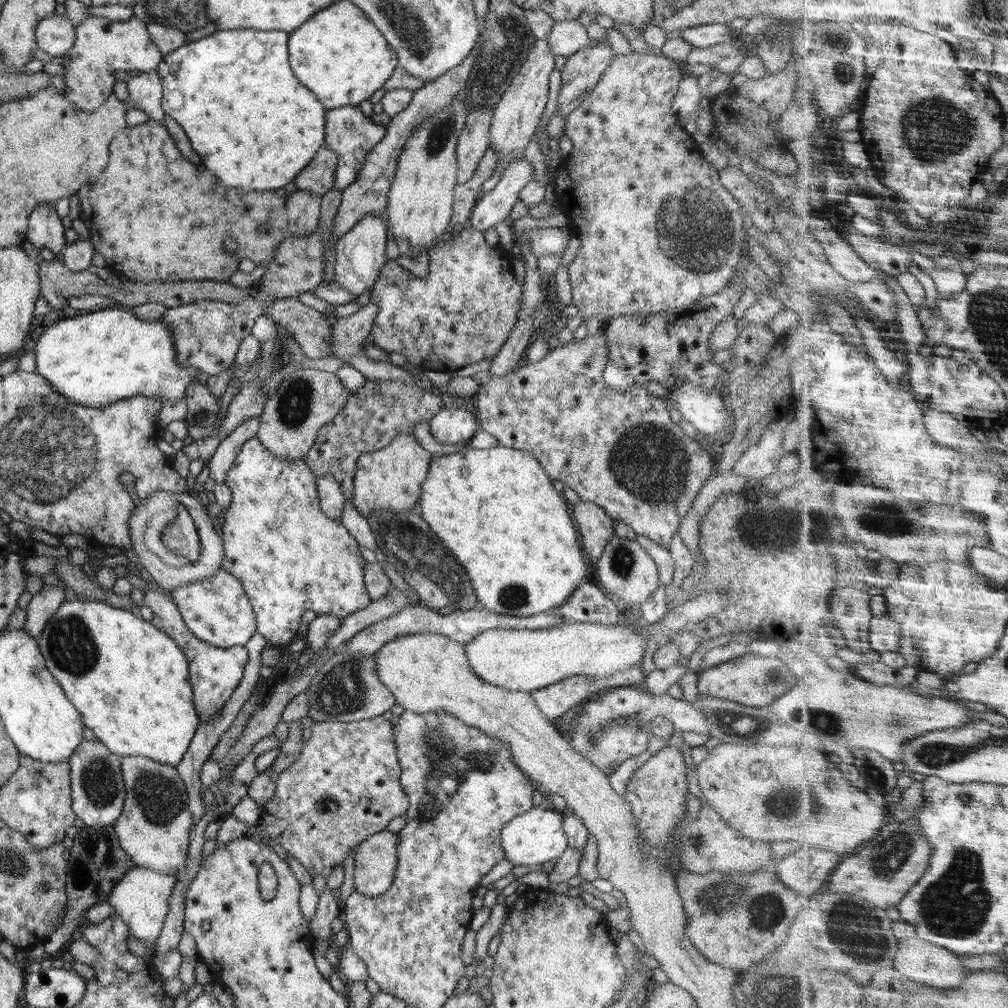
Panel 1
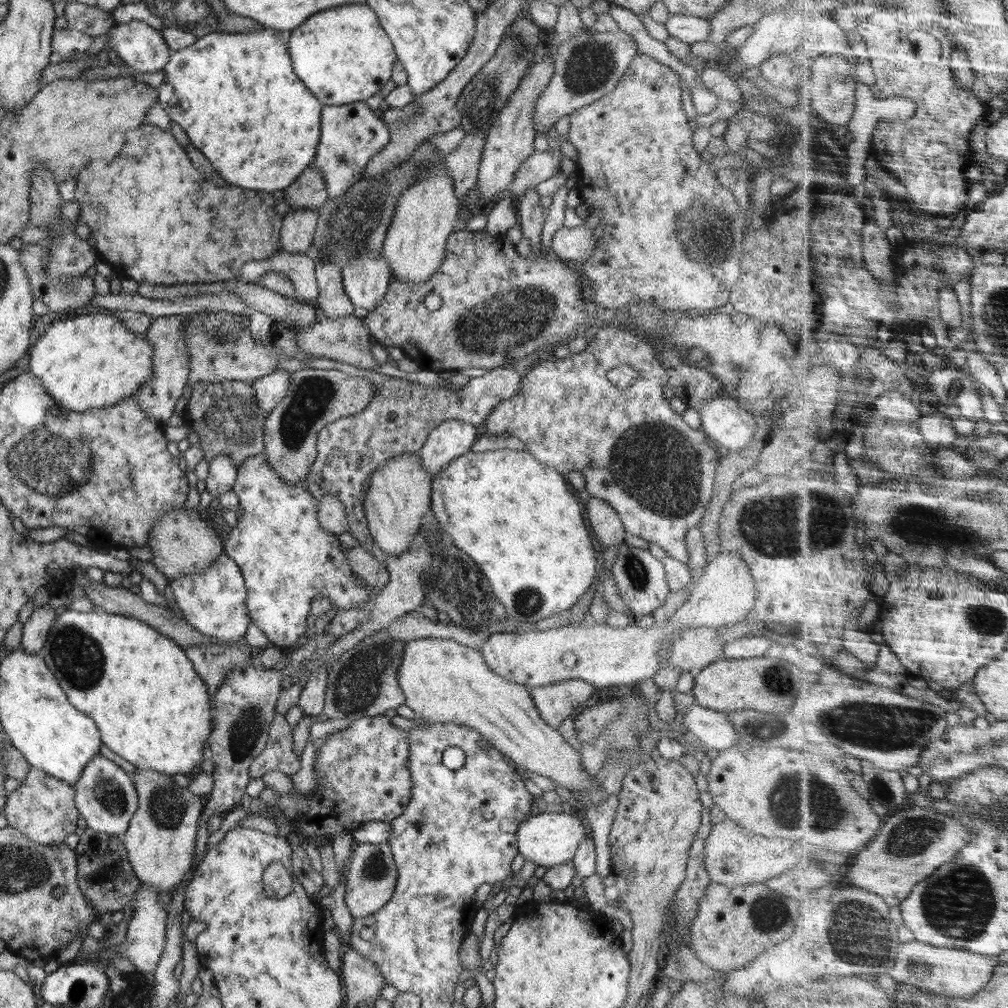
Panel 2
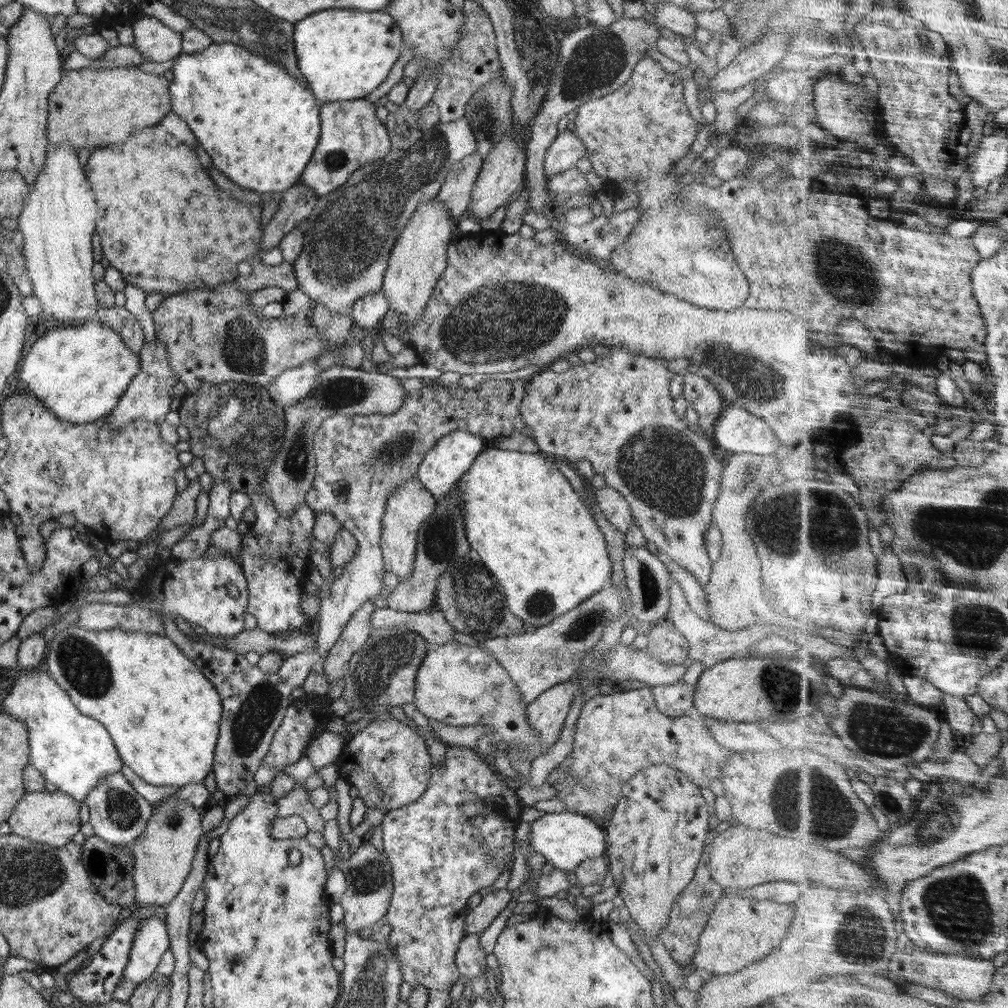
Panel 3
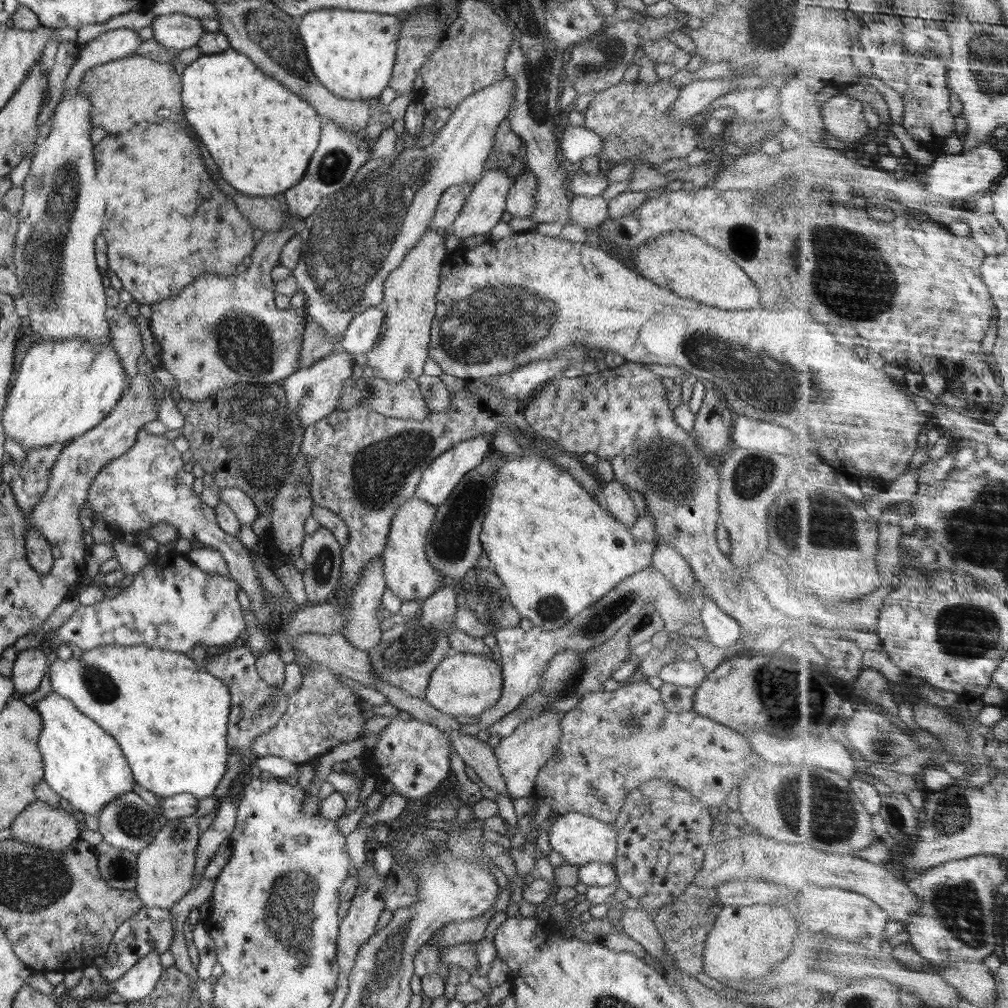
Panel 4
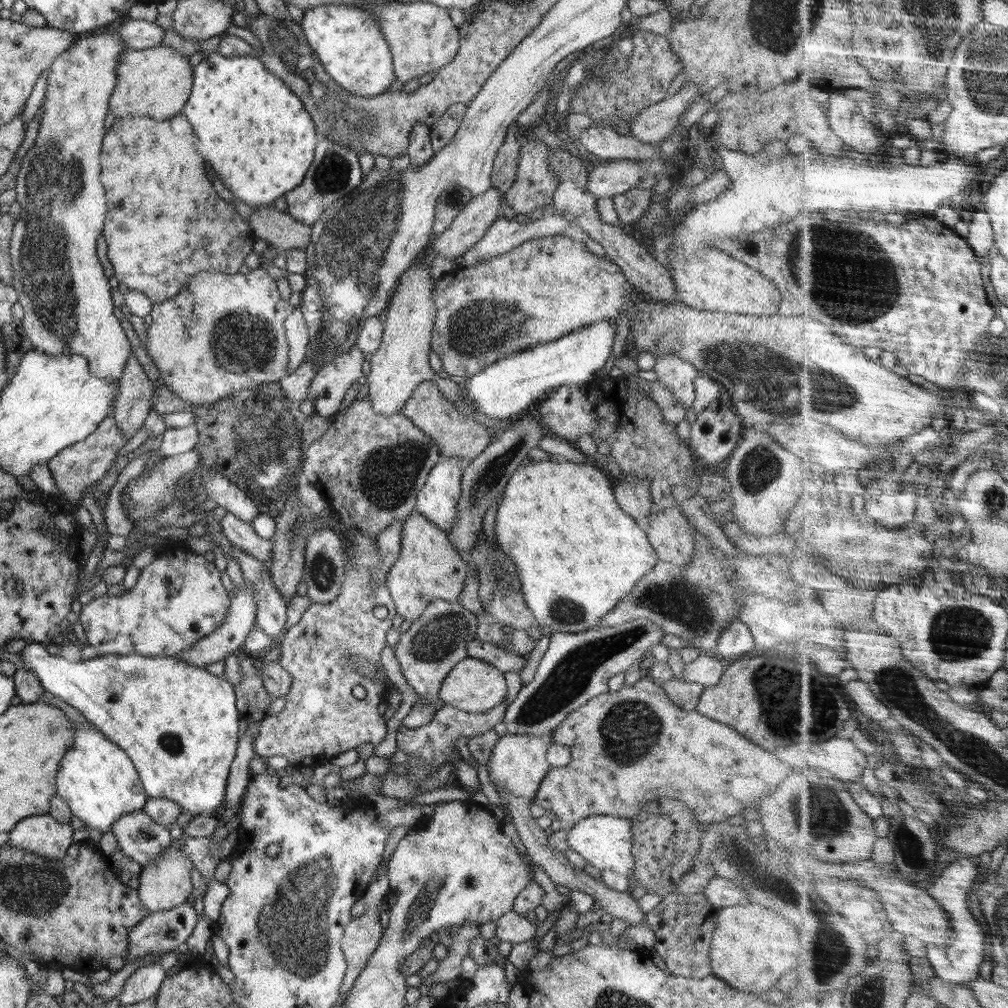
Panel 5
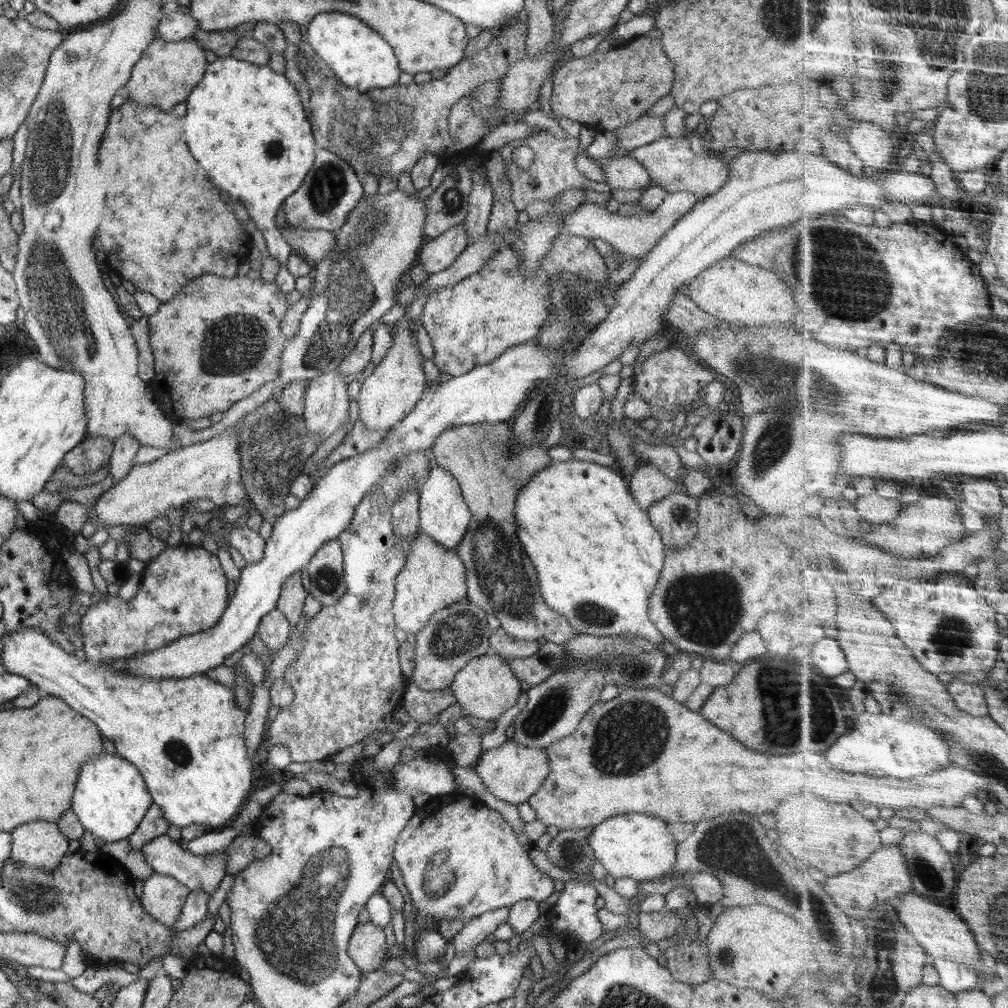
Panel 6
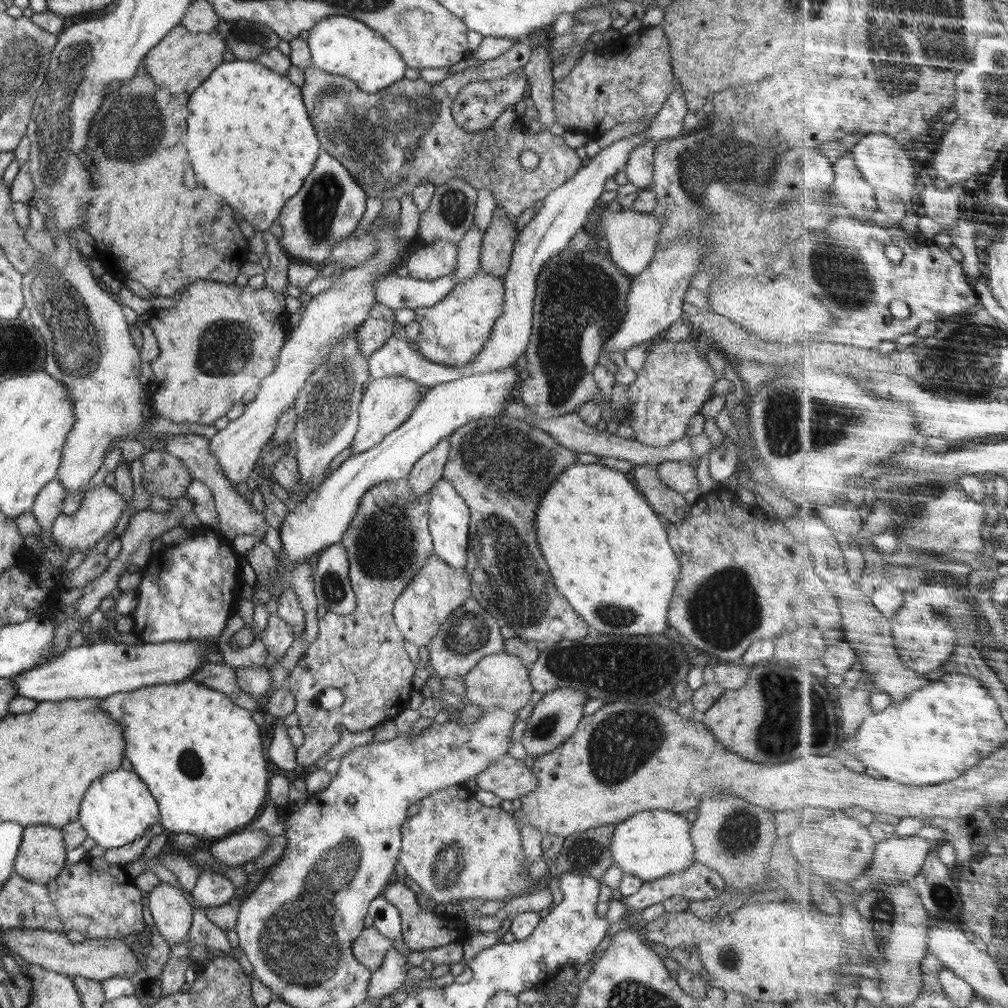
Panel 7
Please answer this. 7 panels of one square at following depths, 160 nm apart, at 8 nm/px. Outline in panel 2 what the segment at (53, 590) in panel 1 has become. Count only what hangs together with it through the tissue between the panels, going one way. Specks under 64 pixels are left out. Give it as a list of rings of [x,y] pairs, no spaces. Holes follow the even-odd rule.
[[[50,604],[41,608],[35,608],[32,616],[23,625],[21,645],[27,653],[36,655],[44,646],[48,638],[48,632],[53,621],[57,618],[57,613]]]

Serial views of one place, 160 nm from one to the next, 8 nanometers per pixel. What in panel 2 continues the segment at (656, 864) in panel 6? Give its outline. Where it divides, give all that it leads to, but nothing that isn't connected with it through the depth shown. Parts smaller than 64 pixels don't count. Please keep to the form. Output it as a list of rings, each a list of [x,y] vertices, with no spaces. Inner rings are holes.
[[[544,811],[535,816],[529,816],[522,821],[516,830],[519,853],[525,860],[532,860],[534,864],[547,868],[562,863],[571,863],[574,853],[582,839],[590,837],[583,820],[571,811],[555,813]]]

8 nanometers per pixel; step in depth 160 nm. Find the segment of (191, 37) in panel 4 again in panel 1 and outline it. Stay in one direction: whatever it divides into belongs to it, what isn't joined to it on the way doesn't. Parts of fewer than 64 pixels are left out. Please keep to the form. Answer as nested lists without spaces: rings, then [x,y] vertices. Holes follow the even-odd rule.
[[[103,17],[86,18],[80,22],[76,28],[76,41],[70,50],[63,56],[66,88],[63,91],[65,97],[71,102],[72,106],[92,112],[96,110],[113,92],[114,84],[117,81],[115,75],[120,72],[137,70],[138,72],[157,71],[164,56],[160,49],[150,39],[147,24],[141,19],[130,18],[126,22],[114,22]]]

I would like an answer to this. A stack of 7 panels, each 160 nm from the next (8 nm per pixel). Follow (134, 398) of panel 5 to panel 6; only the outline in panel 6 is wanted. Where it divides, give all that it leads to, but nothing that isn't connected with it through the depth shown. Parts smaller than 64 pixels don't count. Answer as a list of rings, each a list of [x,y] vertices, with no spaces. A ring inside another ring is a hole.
[[[121,434],[113,443],[108,469],[114,481],[120,482],[134,466],[134,457],[141,444],[131,434]]]

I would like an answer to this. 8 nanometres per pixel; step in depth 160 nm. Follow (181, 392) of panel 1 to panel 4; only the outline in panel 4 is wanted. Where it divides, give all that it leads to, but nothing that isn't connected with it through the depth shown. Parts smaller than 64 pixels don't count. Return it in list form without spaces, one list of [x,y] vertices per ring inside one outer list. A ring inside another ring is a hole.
[[[83,338],[40,341],[32,344],[18,368],[3,410],[5,434],[24,450],[70,442],[98,426],[126,389],[125,372],[111,343],[98,350]]]

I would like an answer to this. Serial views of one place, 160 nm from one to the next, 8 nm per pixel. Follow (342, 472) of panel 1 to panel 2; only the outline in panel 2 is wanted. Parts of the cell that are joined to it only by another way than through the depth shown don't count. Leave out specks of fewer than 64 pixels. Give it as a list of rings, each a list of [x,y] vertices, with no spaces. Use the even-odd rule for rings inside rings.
[[[506,363],[488,373],[472,377],[470,382],[449,386],[424,388],[418,383],[393,377],[384,384],[377,384],[377,391],[365,410],[348,415],[319,430],[317,455],[305,481],[308,492],[316,500],[334,496],[344,506],[348,533],[365,549],[372,546],[364,513],[364,496],[371,472],[378,470],[387,460],[404,453],[416,453],[424,444],[429,432],[445,420],[461,420],[483,431],[486,417],[502,400],[513,397],[519,389],[521,377],[513,364]]]

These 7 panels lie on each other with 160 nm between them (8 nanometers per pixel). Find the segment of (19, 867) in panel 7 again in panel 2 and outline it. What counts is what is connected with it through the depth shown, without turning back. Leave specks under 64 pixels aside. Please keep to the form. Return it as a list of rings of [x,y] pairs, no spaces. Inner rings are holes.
[[[31,766],[24,780],[21,780],[21,785],[8,792],[2,813],[8,821],[7,826],[19,830],[31,841],[48,846],[58,845],[67,834],[74,833],[77,828],[76,821],[80,813],[74,797],[75,790],[71,784]]]

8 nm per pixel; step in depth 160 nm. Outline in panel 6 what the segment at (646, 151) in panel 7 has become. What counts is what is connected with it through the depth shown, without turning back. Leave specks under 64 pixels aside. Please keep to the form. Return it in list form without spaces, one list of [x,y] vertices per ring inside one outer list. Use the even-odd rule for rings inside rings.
[[[624,155],[608,162],[603,161],[600,166],[605,176],[602,188],[607,190],[643,190],[652,184],[646,167],[635,158]]]

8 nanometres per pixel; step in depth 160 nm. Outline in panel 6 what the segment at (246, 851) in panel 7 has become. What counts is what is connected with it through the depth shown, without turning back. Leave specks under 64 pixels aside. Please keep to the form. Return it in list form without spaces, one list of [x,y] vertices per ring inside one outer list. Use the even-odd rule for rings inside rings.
[[[167,834],[151,838],[139,850],[146,862],[153,868],[154,872],[167,874],[181,882],[189,891],[203,890],[204,892],[215,892],[226,876],[225,866],[227,865],[227,848],[222,852],[213,852],[204,856],[196,856],[184,850],[178,843],[171,839]]]

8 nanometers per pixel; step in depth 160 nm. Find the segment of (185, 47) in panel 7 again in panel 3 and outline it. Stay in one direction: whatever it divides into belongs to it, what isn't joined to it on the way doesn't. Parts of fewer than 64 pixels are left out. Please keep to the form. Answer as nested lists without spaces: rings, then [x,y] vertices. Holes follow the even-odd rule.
[[[137,66],[104,68],[104,69],[81,69],[64,71],[60,82],[50,91],[47,104],[46,139],[49,149],[57,148],[61,144],[70,143],[71,148],[79,152],[82,148],[90,146],[120,146],[124,144],[132,130],[158,125],[162,118],[172,110],[168,81],[163,75],[146,74]]]

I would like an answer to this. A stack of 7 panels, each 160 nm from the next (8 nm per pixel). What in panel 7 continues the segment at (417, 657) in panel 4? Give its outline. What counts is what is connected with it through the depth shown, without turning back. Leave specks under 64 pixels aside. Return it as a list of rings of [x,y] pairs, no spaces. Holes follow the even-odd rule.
[[[474,597],[468,598],[464,606],[460,606],[446,618],[427,644],[429,663],[435,670],[436,681],[465,676],[482,657],[504,653],[504,637],[500,634],[500,628],[501,624],[496,618],[482,608]]]

